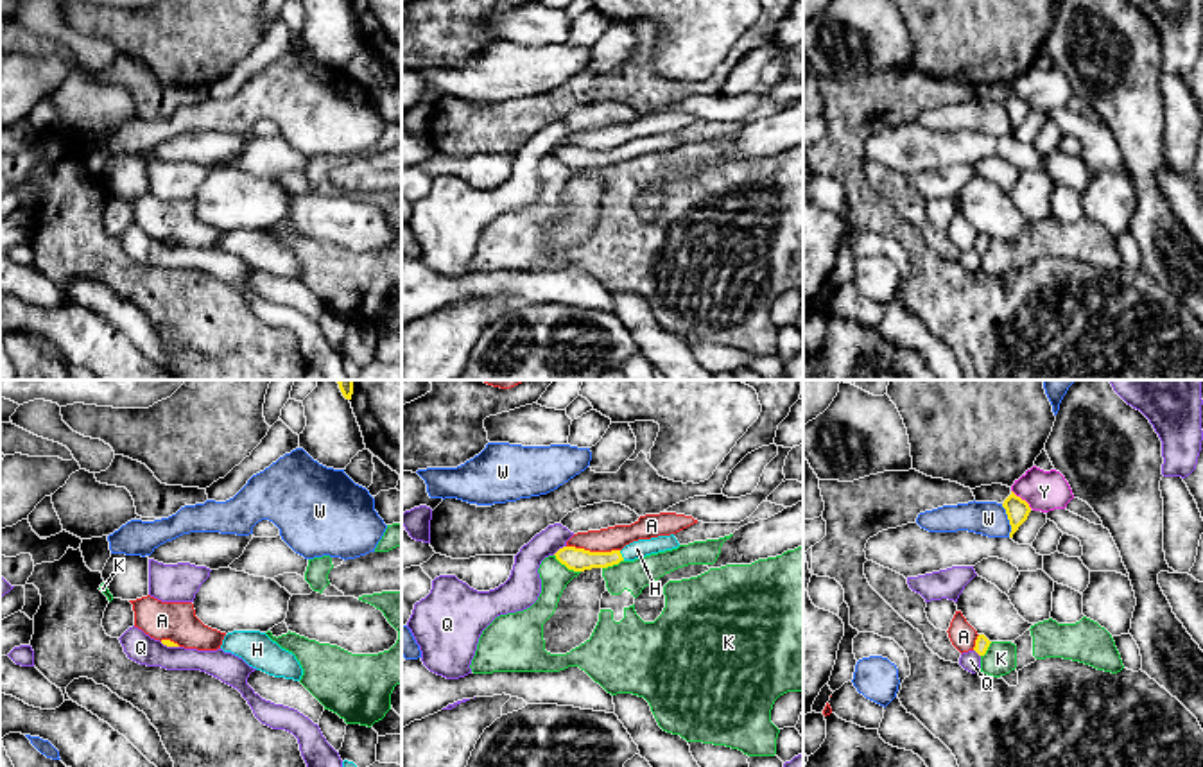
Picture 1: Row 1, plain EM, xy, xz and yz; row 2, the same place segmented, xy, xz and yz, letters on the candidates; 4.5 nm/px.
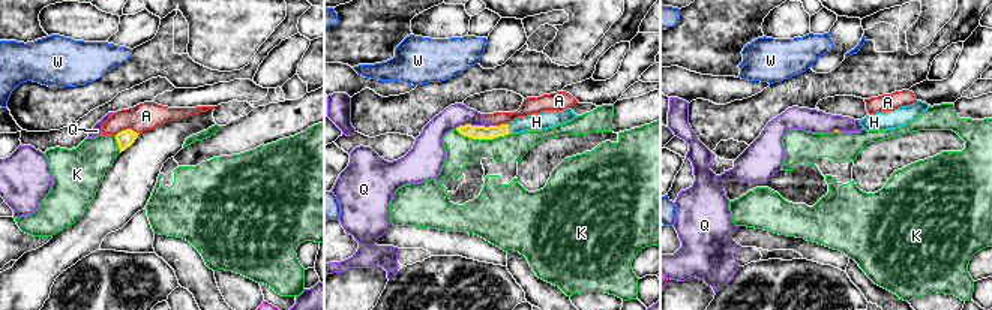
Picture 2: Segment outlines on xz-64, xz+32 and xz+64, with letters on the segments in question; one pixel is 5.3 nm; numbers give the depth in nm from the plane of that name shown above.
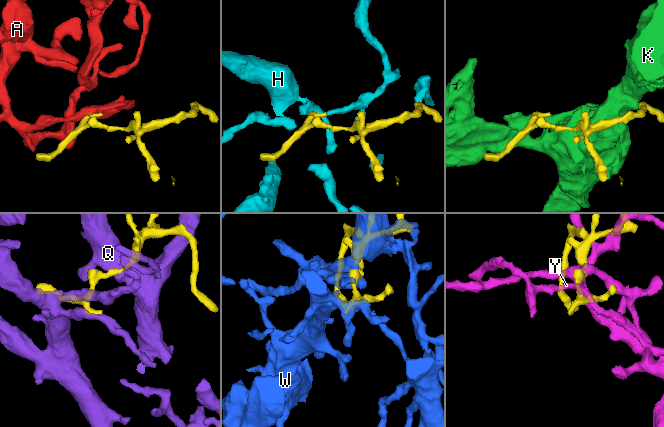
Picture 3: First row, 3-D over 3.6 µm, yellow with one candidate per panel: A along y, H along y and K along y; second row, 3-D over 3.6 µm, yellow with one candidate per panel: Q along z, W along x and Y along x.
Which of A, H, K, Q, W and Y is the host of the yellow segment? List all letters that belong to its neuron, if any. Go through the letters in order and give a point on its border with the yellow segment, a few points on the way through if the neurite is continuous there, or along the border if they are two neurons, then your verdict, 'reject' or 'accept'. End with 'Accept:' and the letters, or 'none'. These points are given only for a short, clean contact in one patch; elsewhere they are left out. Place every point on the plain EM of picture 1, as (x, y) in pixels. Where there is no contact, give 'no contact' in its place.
A: xz (594, 151) | along xz (567, 144), (590, 149), (619, 149) | reject
H: xz (621, 155) | across xz (578, 158), (621, 155), (642, 146) | accept
K: xz (567, 165) | reject
Q: xz (560, 147) | reject
W: yz (1008, 117) | reject
Y: yz (1021, 97) | reject
Accept: H

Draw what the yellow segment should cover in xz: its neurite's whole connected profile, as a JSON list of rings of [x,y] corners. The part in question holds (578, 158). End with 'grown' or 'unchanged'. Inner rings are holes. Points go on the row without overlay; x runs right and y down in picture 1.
[[[671,133],[651,138],[638,138],[626,143],[622,149],[611,151],[590,151],[584,147],[563,145],[554,154],[568,168],[584,170],[592,167],[608,167],[619,163],[620,159],[635,159],[638,156],[672,149],[678,145],[679,145],[678,138],[674,136],[674,133]]]; grown

